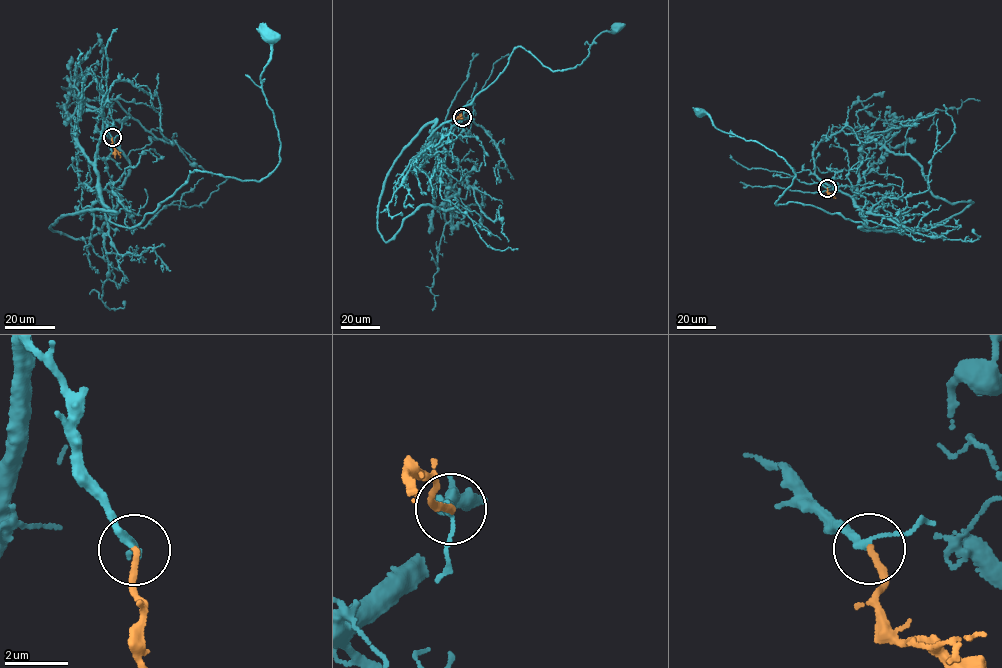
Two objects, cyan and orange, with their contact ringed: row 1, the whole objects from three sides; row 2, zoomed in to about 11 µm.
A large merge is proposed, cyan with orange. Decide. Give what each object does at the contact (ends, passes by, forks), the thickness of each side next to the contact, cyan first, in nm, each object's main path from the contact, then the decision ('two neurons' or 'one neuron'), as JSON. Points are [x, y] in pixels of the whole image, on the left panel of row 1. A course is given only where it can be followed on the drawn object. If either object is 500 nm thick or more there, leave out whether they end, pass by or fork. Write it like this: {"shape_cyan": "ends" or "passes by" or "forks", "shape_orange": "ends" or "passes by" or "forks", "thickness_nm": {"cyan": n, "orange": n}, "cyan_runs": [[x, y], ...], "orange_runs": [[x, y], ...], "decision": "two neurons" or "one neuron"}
{"shape_cyan": "passes by", "shape_orange": "ends", "thickness_nm": {"cyan": 170, "orange": 200}, "cyan_runs": [[112, 137], [103, 121], [95, 158], [118, 225], [189, 171], [268, 177], [269, 39]], "orange_runs": [[112, 137], [112, 147], [120, 158]], "decision": "one neuron"}

